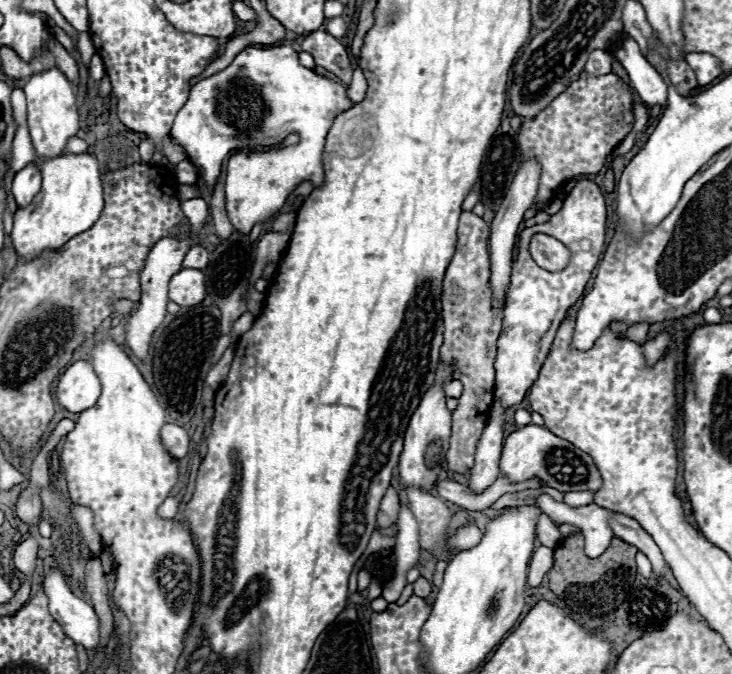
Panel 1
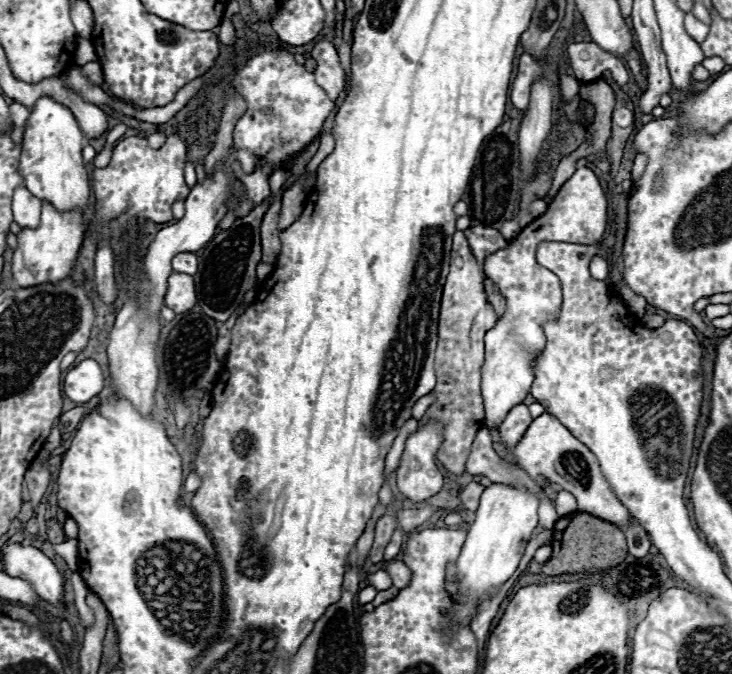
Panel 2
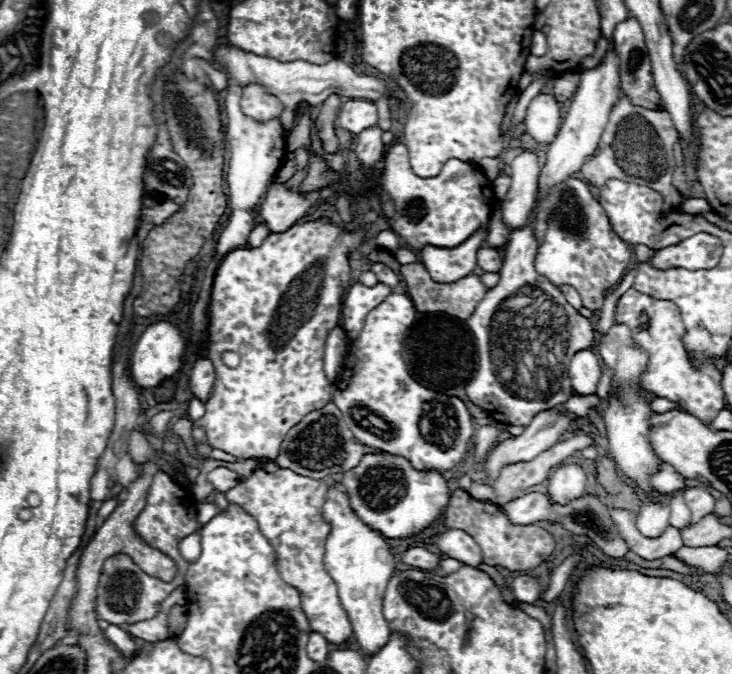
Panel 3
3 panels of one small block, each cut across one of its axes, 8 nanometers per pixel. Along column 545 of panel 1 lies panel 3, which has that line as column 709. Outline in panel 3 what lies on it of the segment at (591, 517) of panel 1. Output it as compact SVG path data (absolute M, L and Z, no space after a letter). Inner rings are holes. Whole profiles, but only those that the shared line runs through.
M688 488L684 492L684 500L692 512L692 520L690 520L692 524L702 520L706 514L714 512L714 498L702 488Z

